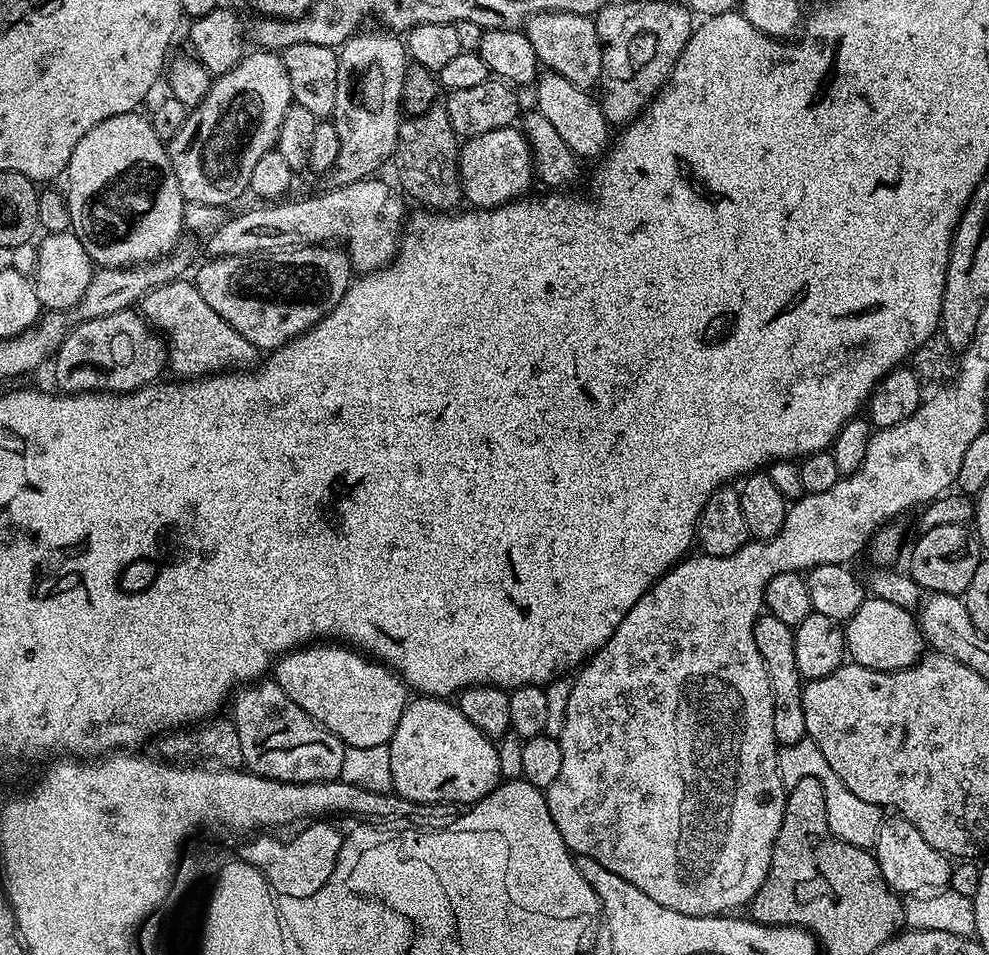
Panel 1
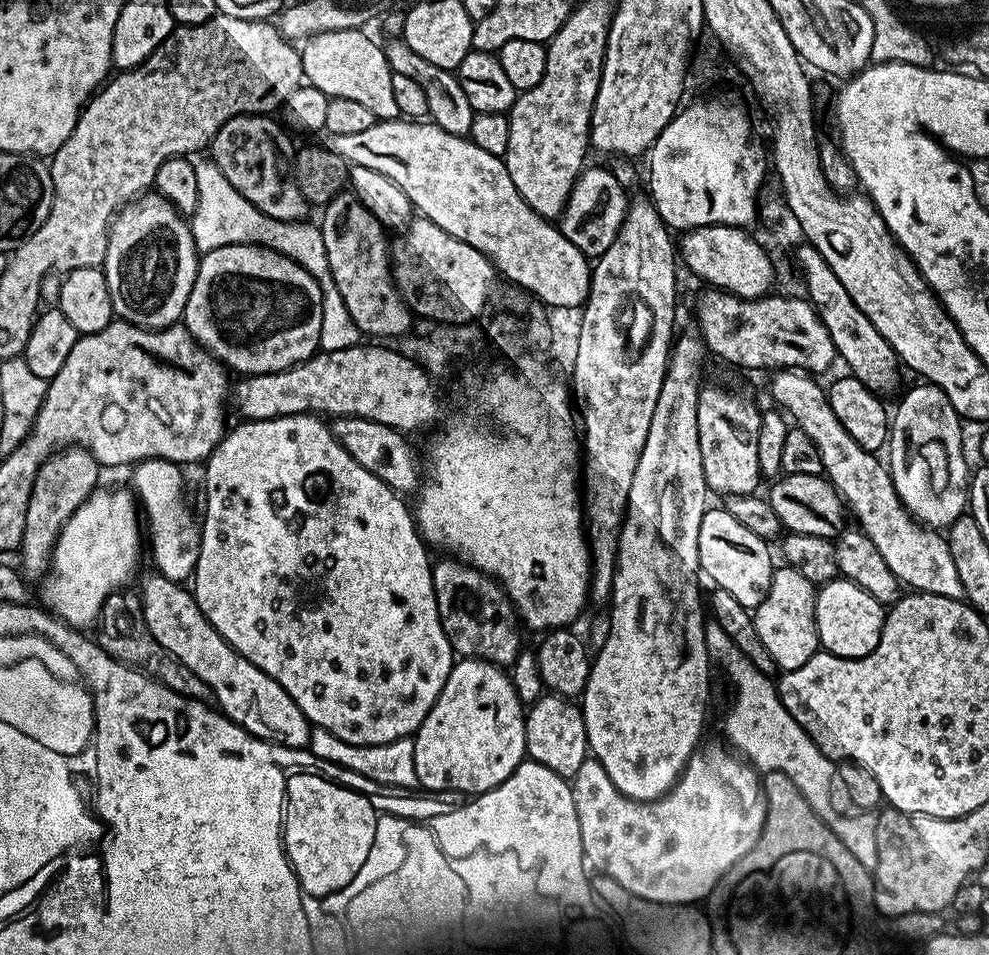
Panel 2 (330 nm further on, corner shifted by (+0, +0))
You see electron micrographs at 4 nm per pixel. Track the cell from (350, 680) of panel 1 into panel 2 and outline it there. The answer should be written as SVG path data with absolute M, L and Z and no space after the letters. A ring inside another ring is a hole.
M316 414L283 416L282 418L270 418L269 420L244 420L240 422L237 428L229 427L225 431L224 437L218 442L216 449L208 455L207 461L203 465L203 468L205 467L204 516L202 512L200 549L198 550L196 570L190 577L190 591L196 597L204 617L214 626L214 630L218 630L218 634L222 634L222 638L226 638L226 642L230 647L238 650L238 654L242 654L250 662L254 662L254 666L258 666L258 670L270 674L270 678L274 678L274 682L278 682L278 686L282 686L282 690L286 690L286 694L290 694L290 698L294 698L294 702L298 702L298 710L302 710L302 714L307 718L309 724L330 730L330 734L342 738L342 742L350 742L358 746L385 744L386 742L394 742L398 738L412 736L422 726L422 722L426 718L426 714L430 714L438 694L442 694L442 686L446 686L446 678L450 674L454 663L454 650L446 638L446 630L442 630L442 622L438 614L438 602L434 598L433 561L428 560L429 549L425 545L424 537L420 534L420 529L416 527L416 521L409 505L408 508L404 505L405 497L390 486L386 486L386 482L382 482L382 478L370 474L370 470L366 470L366 466L358 466L358 462L354 462L354 458L350 458L348 451L340 445L331 427L327 423L323 424L320 420L323 419Z

